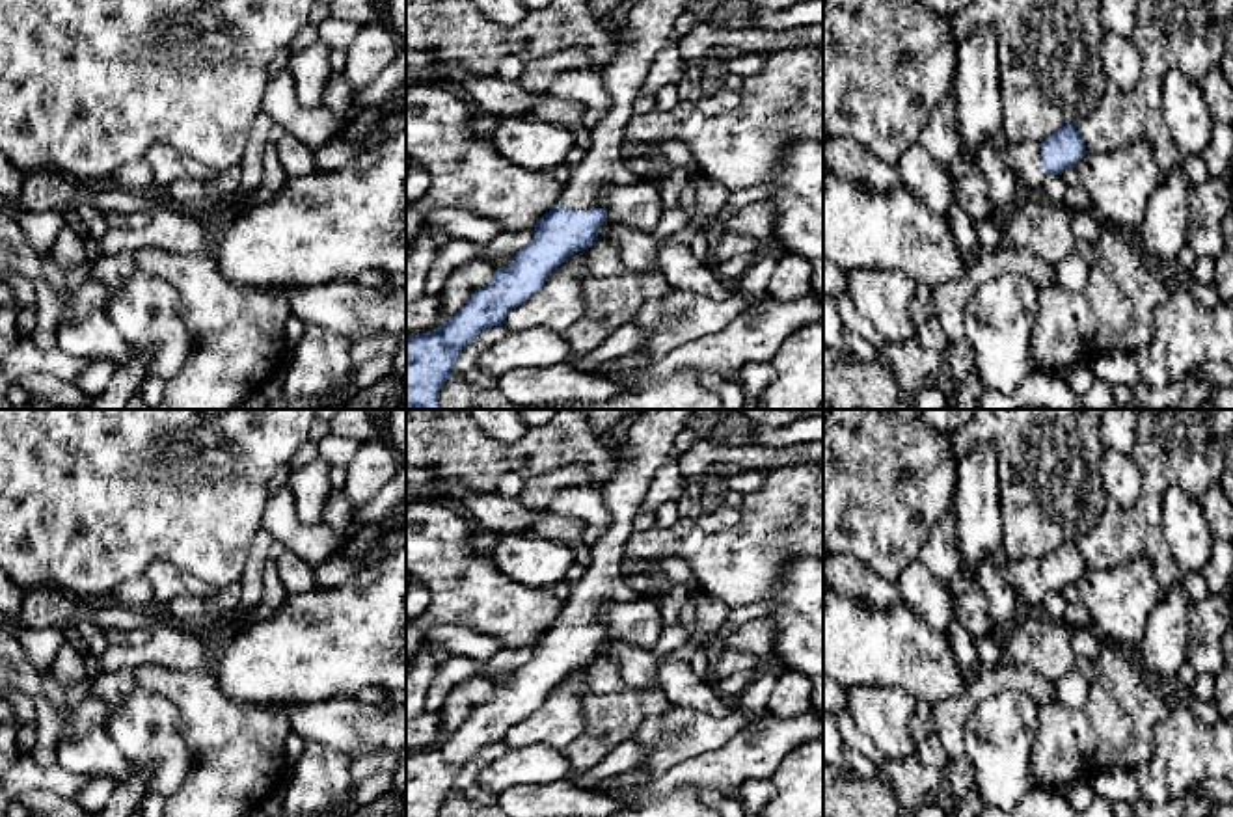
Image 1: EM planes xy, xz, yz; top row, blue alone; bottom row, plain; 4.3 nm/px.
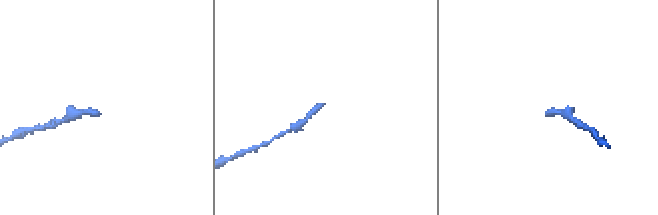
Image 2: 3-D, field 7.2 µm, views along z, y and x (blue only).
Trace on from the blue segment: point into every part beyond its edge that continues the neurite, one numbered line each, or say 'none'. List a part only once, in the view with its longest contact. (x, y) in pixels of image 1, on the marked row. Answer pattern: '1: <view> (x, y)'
1: xz (649, 25)

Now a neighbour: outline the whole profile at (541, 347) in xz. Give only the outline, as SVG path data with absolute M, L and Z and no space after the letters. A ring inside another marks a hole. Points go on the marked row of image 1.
M536 326L527 331L507 331L477 357L477 367L499 378L512 368L557 367L570 355L572 350L562 333Z

